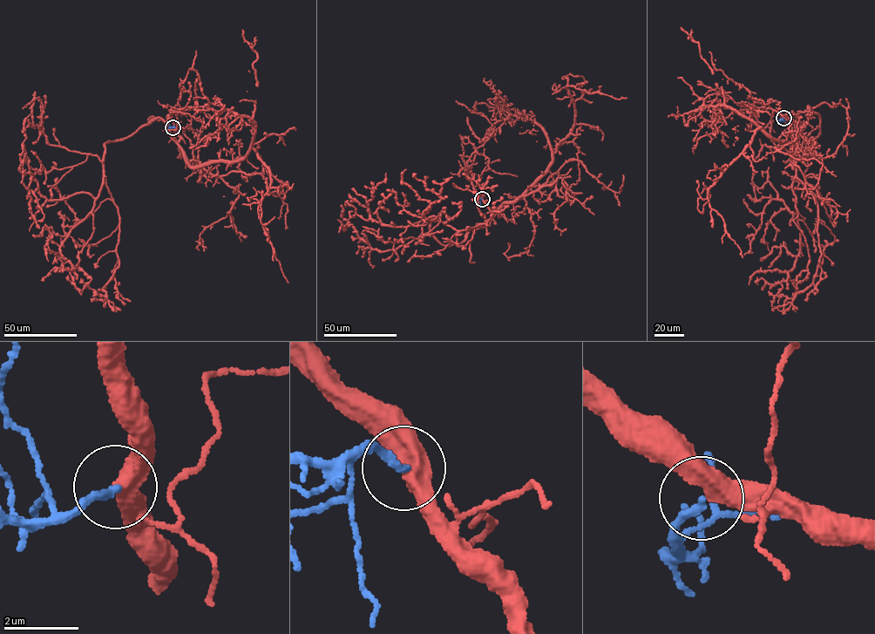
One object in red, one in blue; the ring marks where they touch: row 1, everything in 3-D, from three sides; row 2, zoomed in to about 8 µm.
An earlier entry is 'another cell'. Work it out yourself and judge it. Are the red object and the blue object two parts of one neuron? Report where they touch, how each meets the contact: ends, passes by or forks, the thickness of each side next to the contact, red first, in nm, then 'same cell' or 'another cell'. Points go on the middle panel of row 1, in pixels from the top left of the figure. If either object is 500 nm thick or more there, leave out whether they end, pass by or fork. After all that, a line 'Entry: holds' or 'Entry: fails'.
(482, 199) | red passes by | blue ends | 440/240 nm | same cell
Entry: fails

